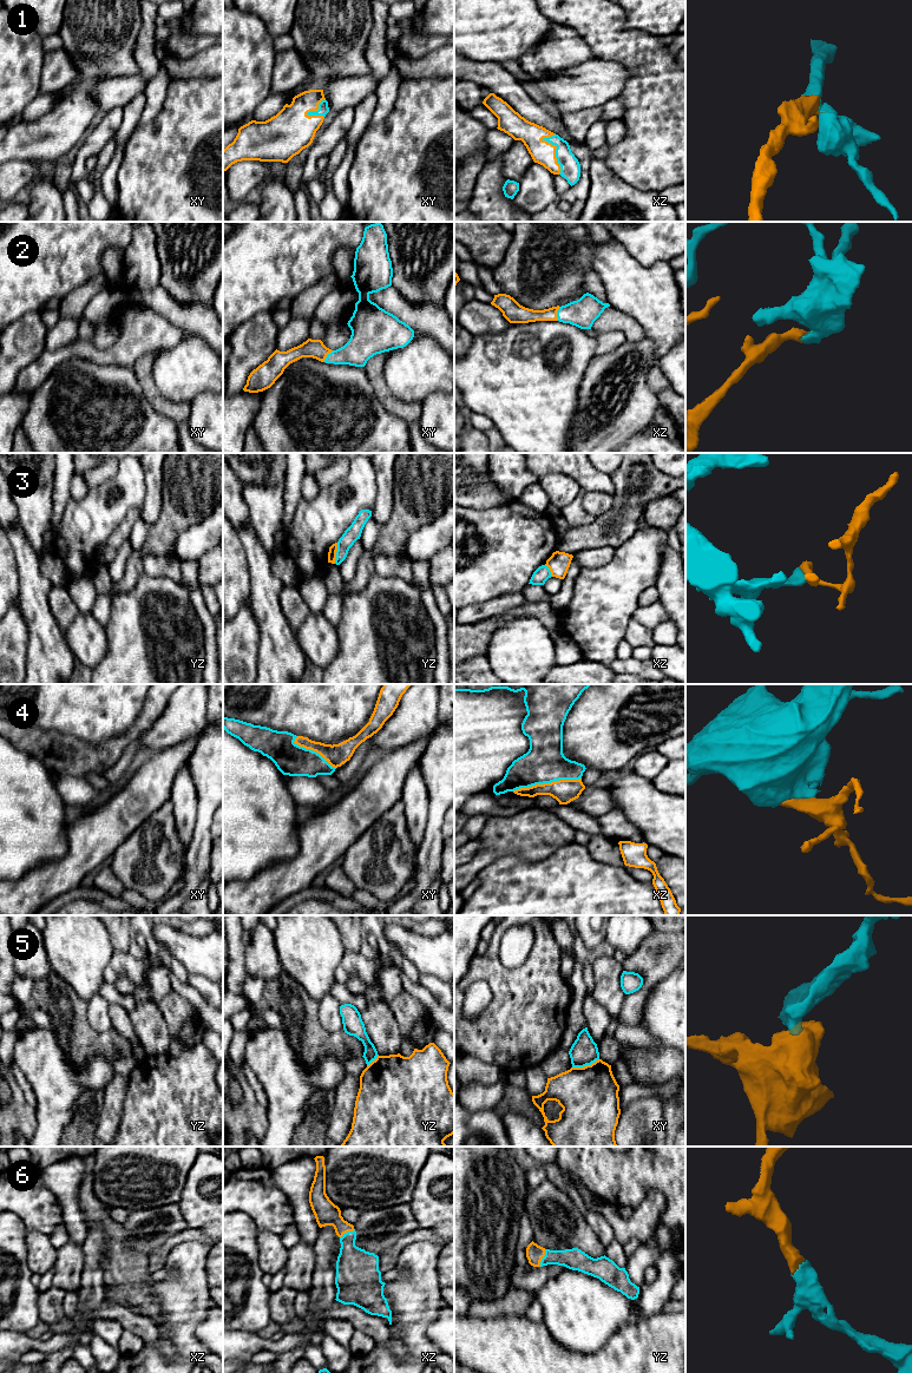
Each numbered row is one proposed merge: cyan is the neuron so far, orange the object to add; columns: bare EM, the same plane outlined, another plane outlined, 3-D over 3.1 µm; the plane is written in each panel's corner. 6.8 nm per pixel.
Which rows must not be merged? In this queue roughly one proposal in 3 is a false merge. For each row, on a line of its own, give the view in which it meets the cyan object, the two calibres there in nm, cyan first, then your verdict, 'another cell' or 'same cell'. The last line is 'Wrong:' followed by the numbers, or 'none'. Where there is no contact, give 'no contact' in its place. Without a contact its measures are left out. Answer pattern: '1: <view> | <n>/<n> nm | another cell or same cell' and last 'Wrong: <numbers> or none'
1: xz | 140/160 nm | same cell
2: xz | 190/120 nm | same cell
3: yz | 100/60 nm | another cell
4: xz | 280/160 nm | same cell
5: xy | 190/400 nm | another cell
6: yz | 150/120 nm | same cell
Wrong: 3, 5

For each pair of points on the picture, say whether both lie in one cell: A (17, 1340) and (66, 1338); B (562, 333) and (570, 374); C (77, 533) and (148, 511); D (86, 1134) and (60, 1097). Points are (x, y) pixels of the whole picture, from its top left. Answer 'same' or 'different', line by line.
A: same
B: same
C: different
D: different

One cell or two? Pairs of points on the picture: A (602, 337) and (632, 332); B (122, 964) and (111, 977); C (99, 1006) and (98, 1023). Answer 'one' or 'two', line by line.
A: two
B: one
C: one

